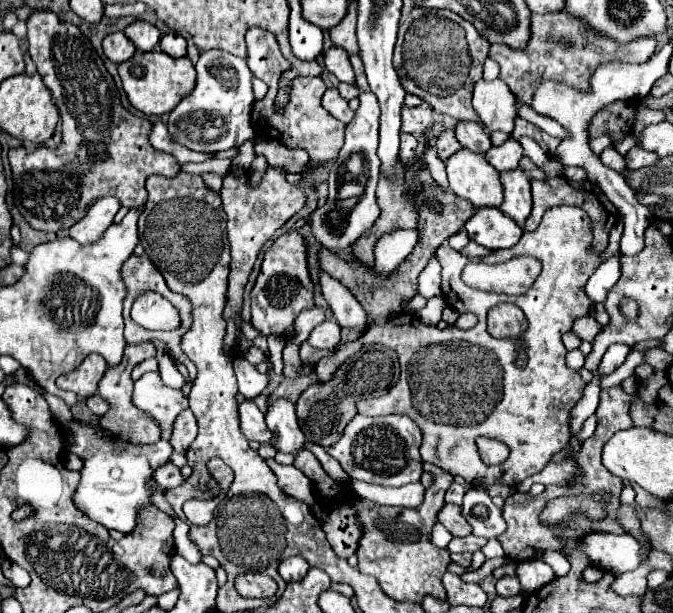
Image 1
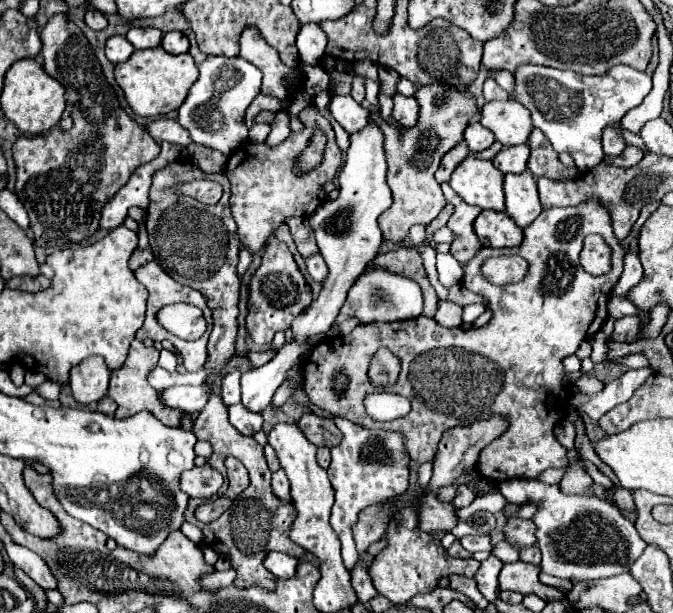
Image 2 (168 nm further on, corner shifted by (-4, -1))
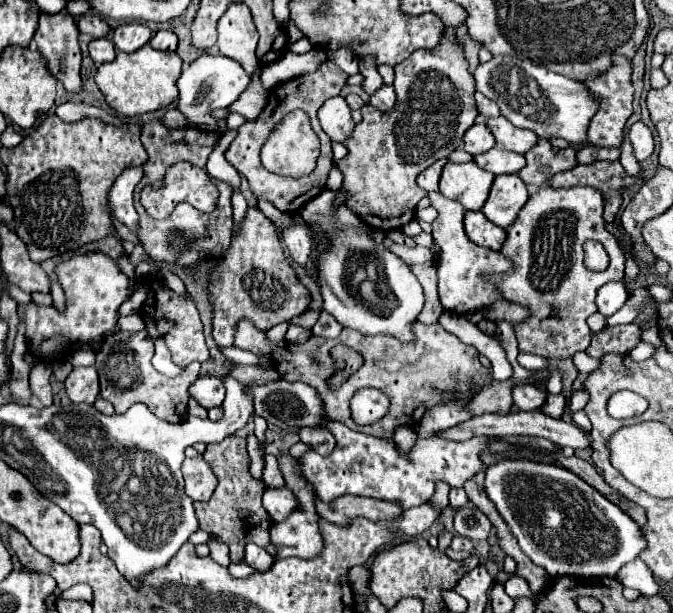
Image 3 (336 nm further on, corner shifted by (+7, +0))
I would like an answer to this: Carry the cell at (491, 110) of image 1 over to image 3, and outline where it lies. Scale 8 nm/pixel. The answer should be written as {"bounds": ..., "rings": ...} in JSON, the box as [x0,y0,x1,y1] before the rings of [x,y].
{"bounds":[485,115,537,153],"rings":[[[503,115],[487,117],[485,125],[491,129],[499,149],[509,149],[509,151],[515,151],[515,153],[525,153],[525,151],[529,151],[537,143],[537,135],[533,135],[533,131],[513,127]]]}

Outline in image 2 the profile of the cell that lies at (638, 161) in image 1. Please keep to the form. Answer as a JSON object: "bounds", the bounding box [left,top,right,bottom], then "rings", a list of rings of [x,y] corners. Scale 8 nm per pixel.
{"bounds":[604,146,644,166],"rings":[[[626,146],[620,156],[604,156],[604,164],[616,164],[616,166],[634,166],[644,158],[644,152],[636,146]]]}

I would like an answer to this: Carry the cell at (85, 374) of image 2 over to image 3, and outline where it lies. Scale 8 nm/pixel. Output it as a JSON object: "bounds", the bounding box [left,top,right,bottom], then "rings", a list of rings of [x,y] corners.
{"bounds":[65,367,99,403],"rings":[[[75,367],[65,381],[65,389],[73,403],[95,403],[99,397],[99,379],[95,367]]]}

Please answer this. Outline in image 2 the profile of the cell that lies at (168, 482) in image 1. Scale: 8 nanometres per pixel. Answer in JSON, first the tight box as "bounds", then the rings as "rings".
{"bounds":[180,464,224,500],"rings":[[[210,464],[186,470],[182,474],[182,478],[180,478],[182,490],[190,498],[200,498],[200,500],[208,500],[208,498],[216,496],[216,492],[222,486],[222,482],[224,482],[222,474],[216,468],[212,468]]]}

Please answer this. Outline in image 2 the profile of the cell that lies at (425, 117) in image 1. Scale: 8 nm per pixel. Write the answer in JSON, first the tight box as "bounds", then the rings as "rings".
{"bounds":[392,94,418,128],"rings":[[[402,94],[392,96],[392,100],[394,100],[392,118],[404,128],[414,126],[418,120],[418,102],[412,96],[402,96]]]}

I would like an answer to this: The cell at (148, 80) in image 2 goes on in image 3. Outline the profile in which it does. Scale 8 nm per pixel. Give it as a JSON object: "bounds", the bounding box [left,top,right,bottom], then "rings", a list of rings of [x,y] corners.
{"bounds":[89,37,181,117],"rings":[[[101,37],[89,43],[89,55],[95,63],[105,63],[95,73],[95,83],[99,85],[101,93],[105,95],[105,101],[113,111],[117,111],[123,117],[143,115],[157,111],[161,107],[167,107],[177,99],[177,79],[181,75],[181,57],[177,53],[163,53],[149,45],[141,47],[141,51],[135,53],[117,53],[115,57],[115,45],[113,41]]]}

